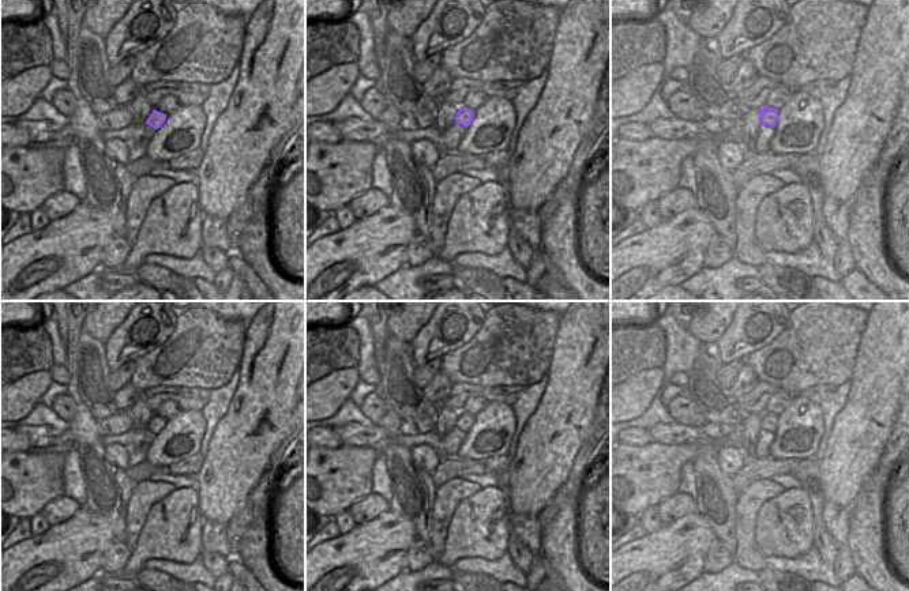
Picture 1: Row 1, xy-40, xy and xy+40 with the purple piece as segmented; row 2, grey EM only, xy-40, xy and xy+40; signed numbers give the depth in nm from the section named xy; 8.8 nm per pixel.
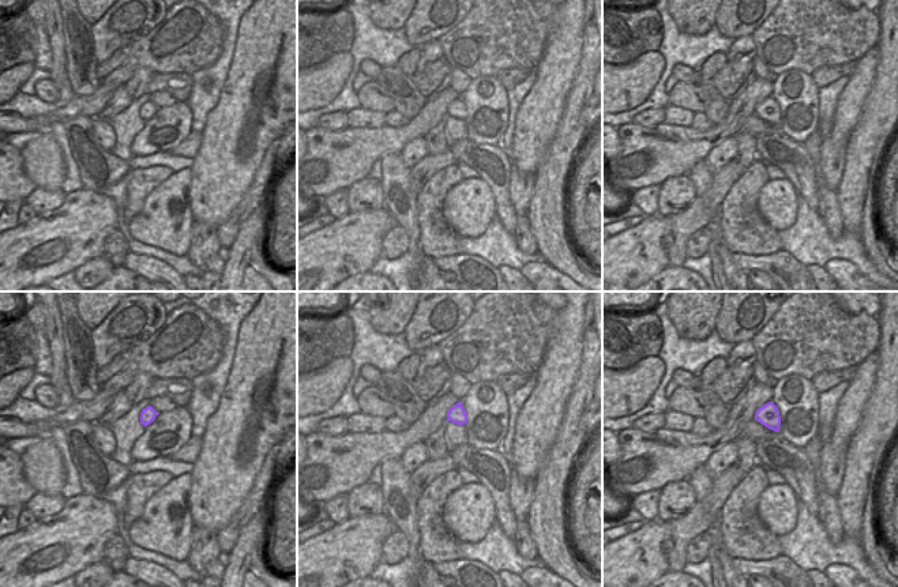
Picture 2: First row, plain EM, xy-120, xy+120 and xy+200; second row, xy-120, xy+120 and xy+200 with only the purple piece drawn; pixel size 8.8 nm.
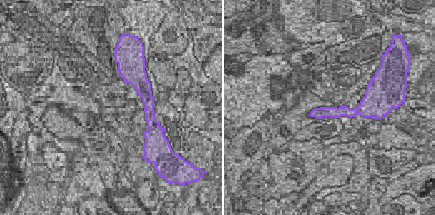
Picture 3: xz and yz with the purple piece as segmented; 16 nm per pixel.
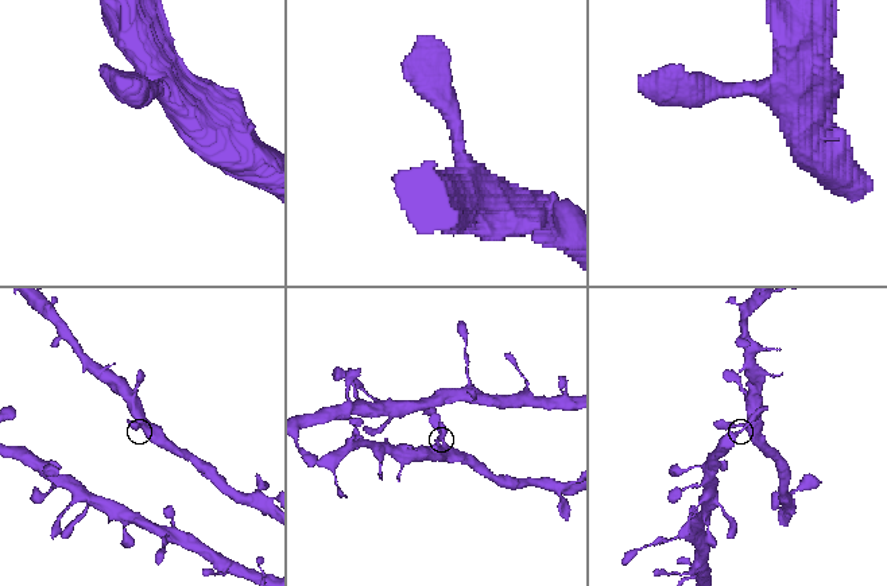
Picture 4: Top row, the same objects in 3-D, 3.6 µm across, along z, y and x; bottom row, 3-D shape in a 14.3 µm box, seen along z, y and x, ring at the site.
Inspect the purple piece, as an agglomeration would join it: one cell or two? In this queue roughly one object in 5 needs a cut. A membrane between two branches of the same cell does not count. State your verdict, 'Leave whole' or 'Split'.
Leave whole.

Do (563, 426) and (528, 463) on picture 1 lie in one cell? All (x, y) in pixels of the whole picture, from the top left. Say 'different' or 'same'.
same

